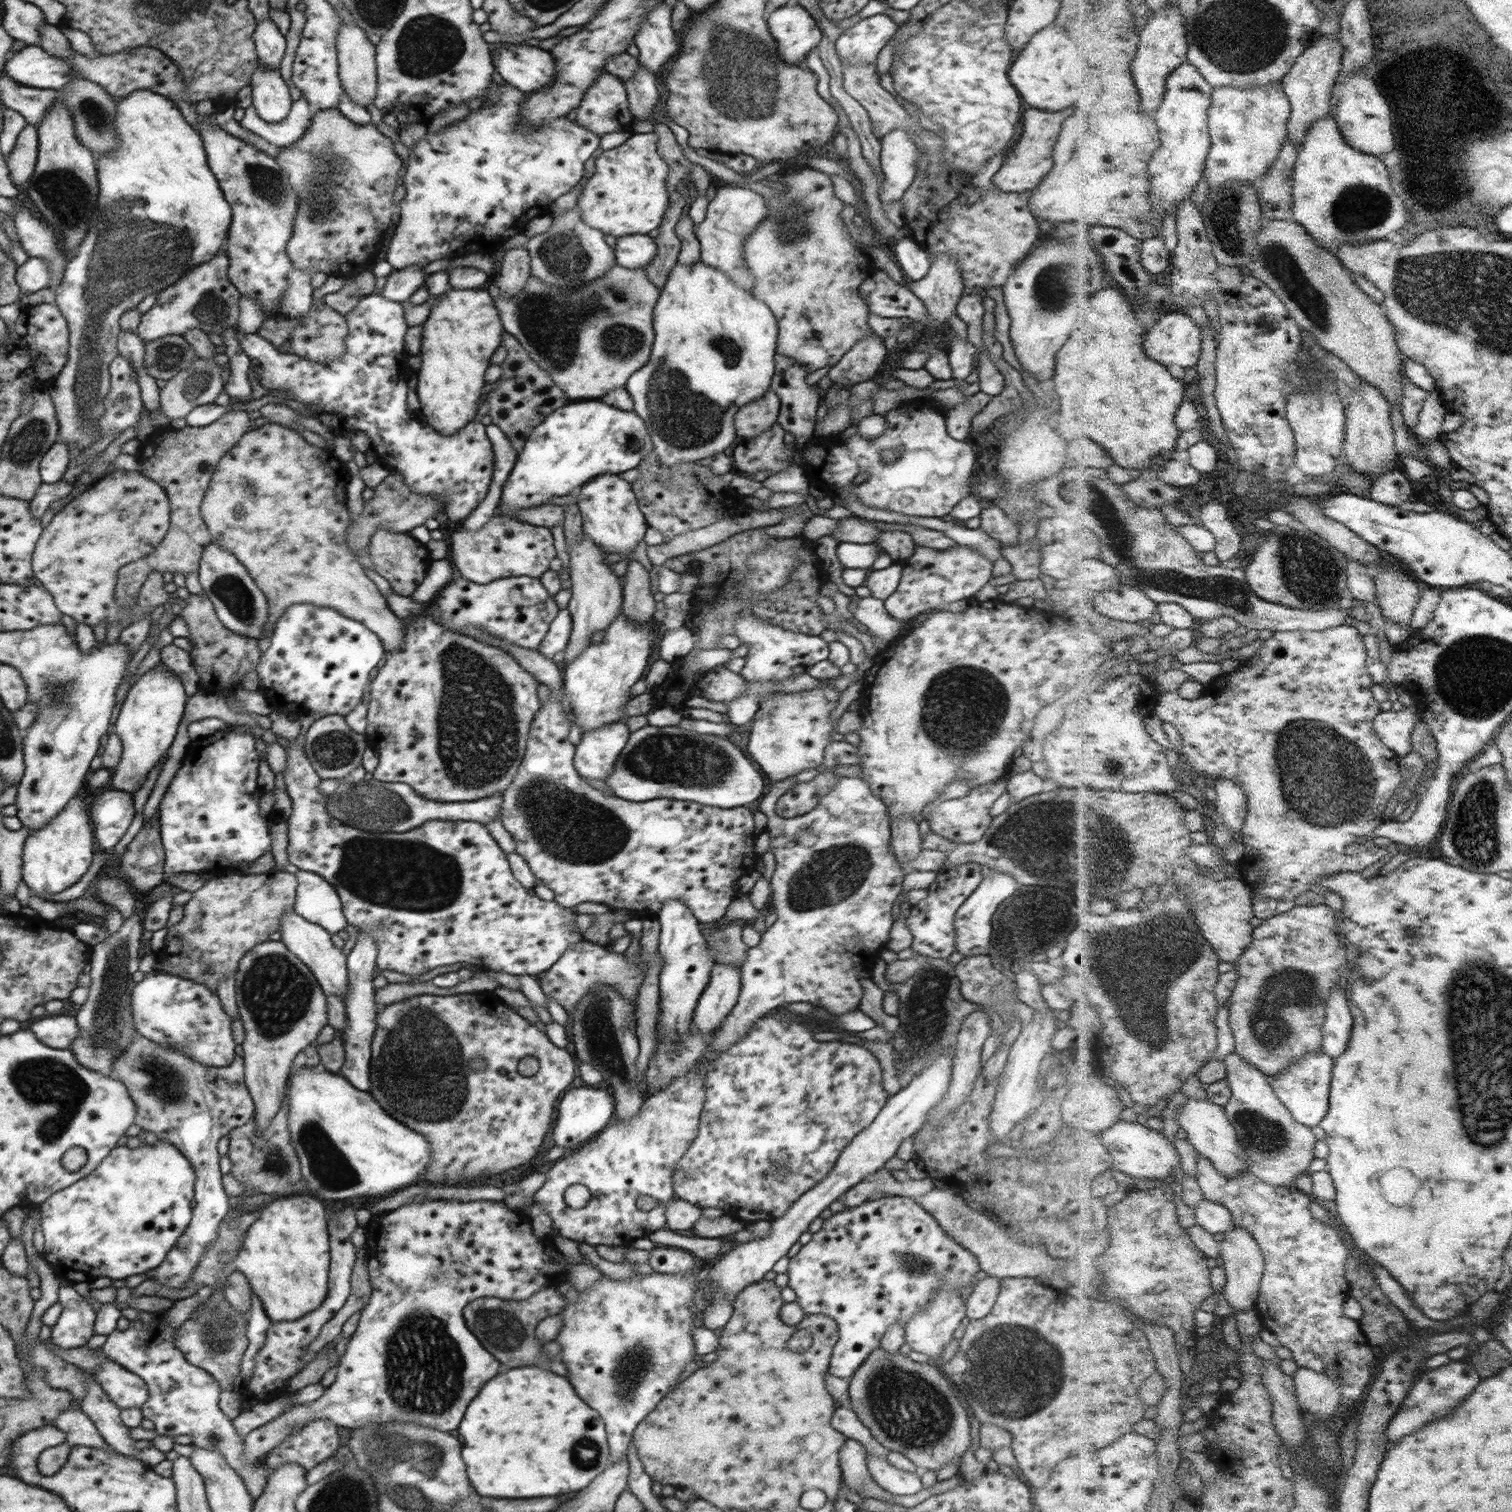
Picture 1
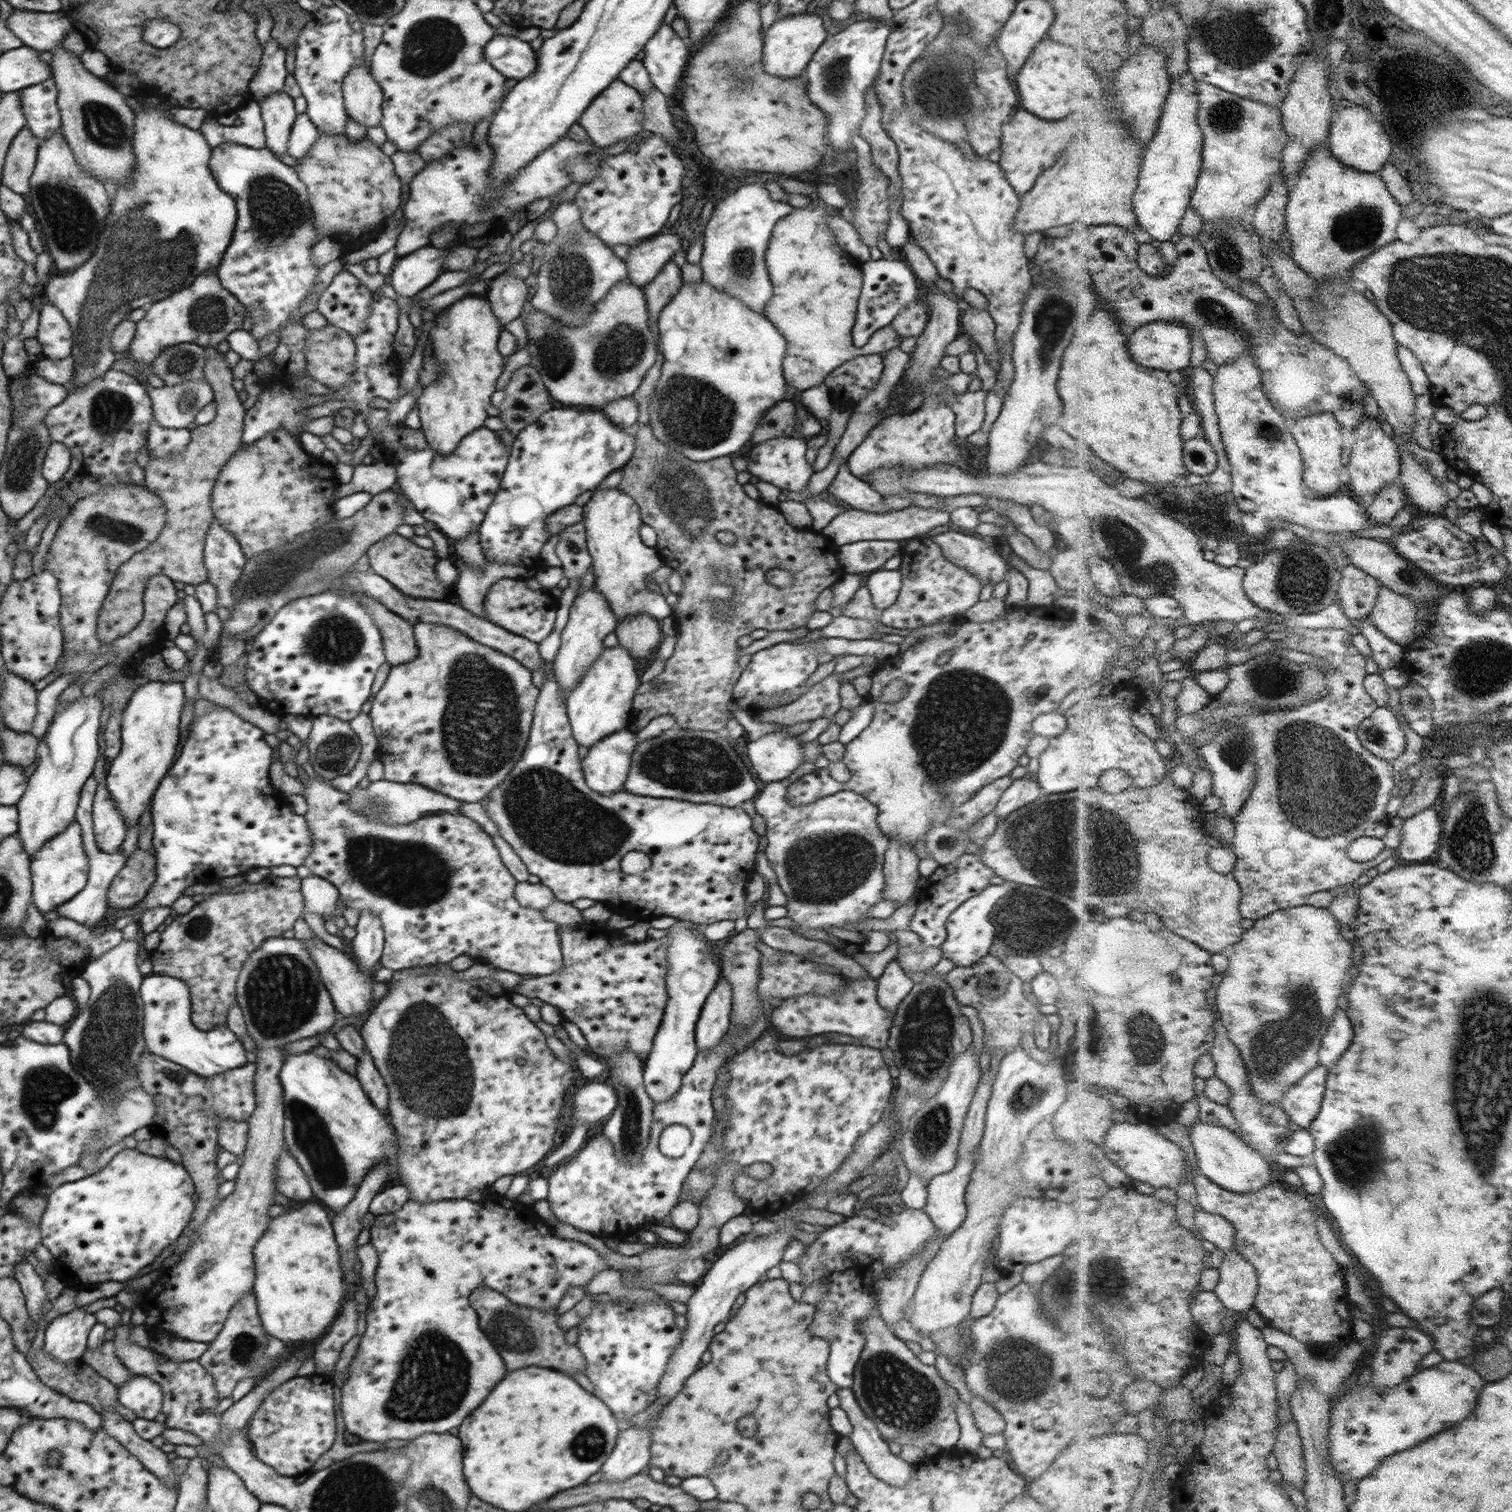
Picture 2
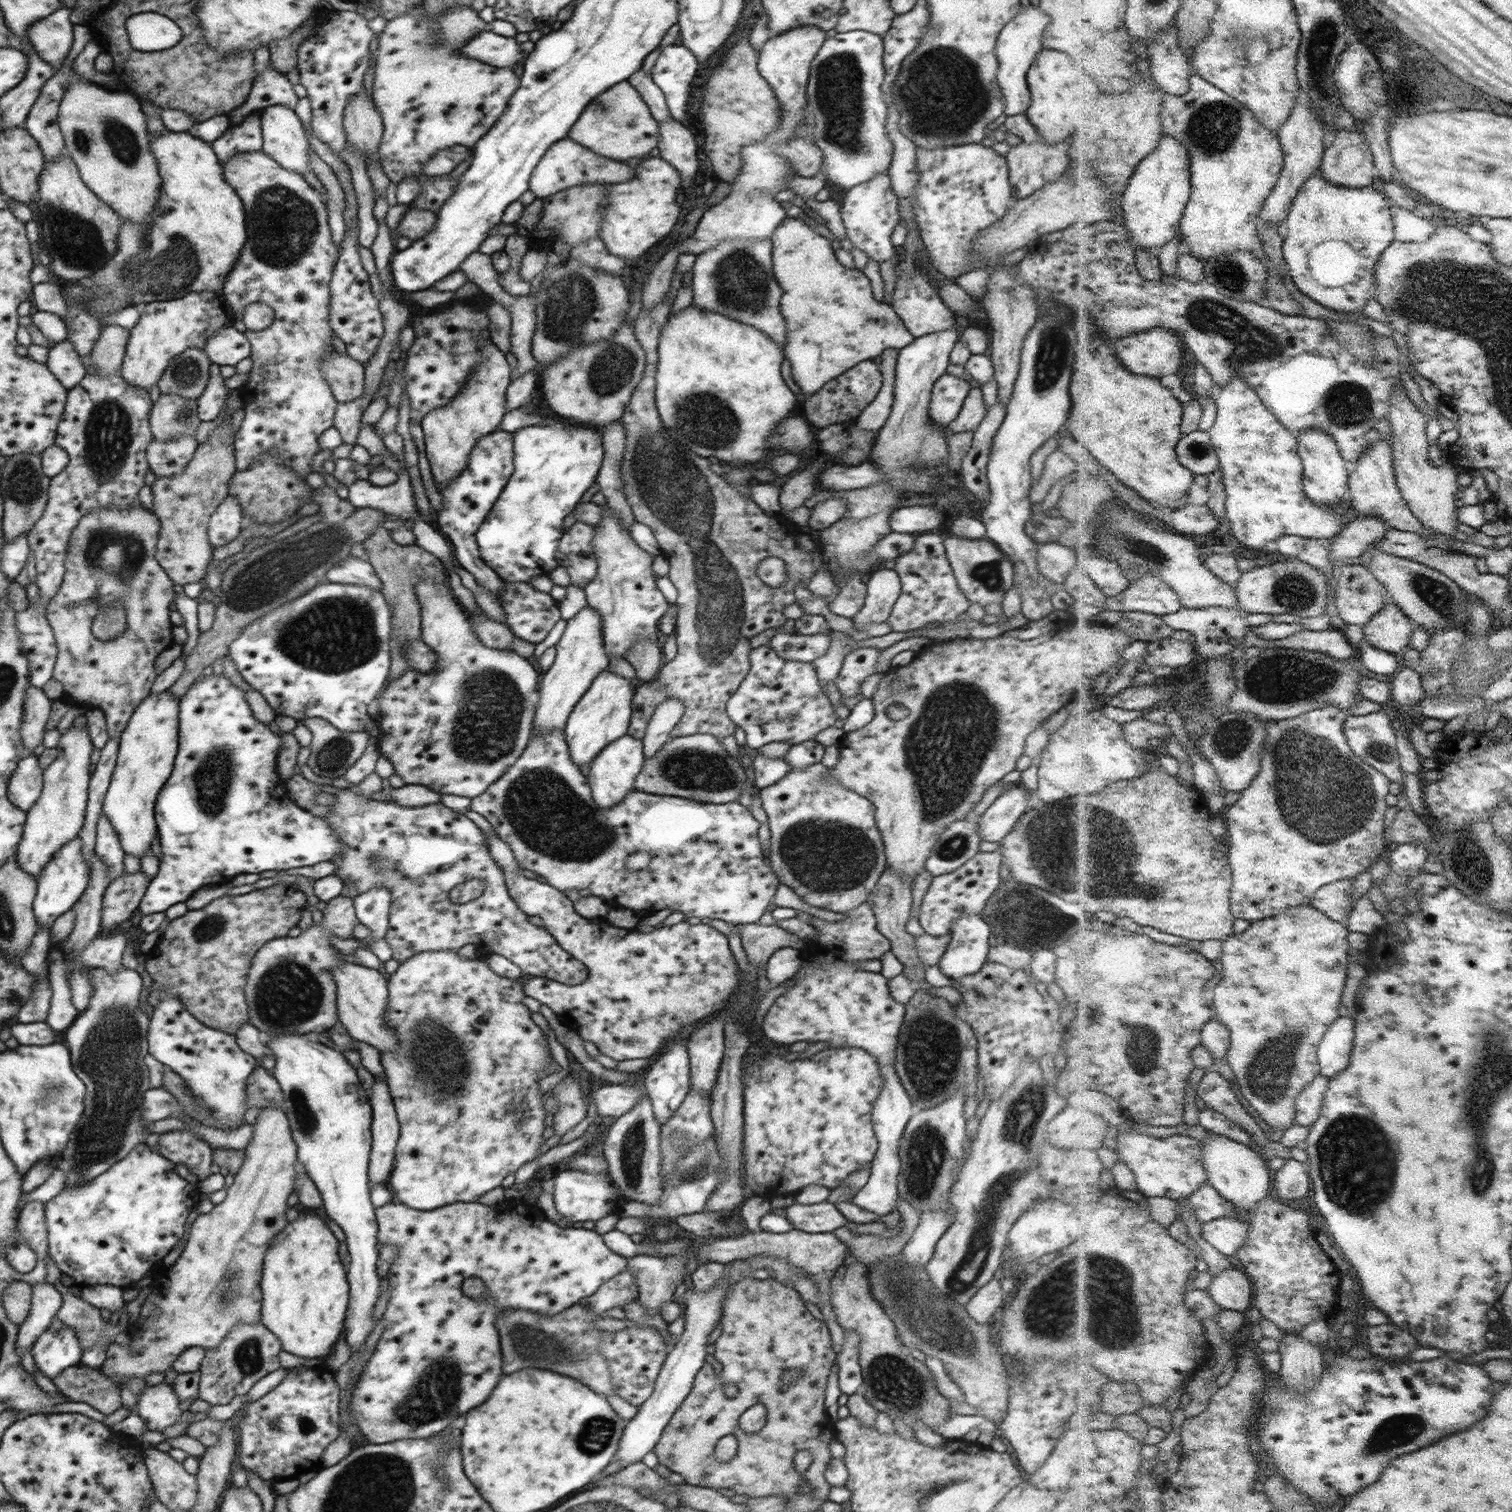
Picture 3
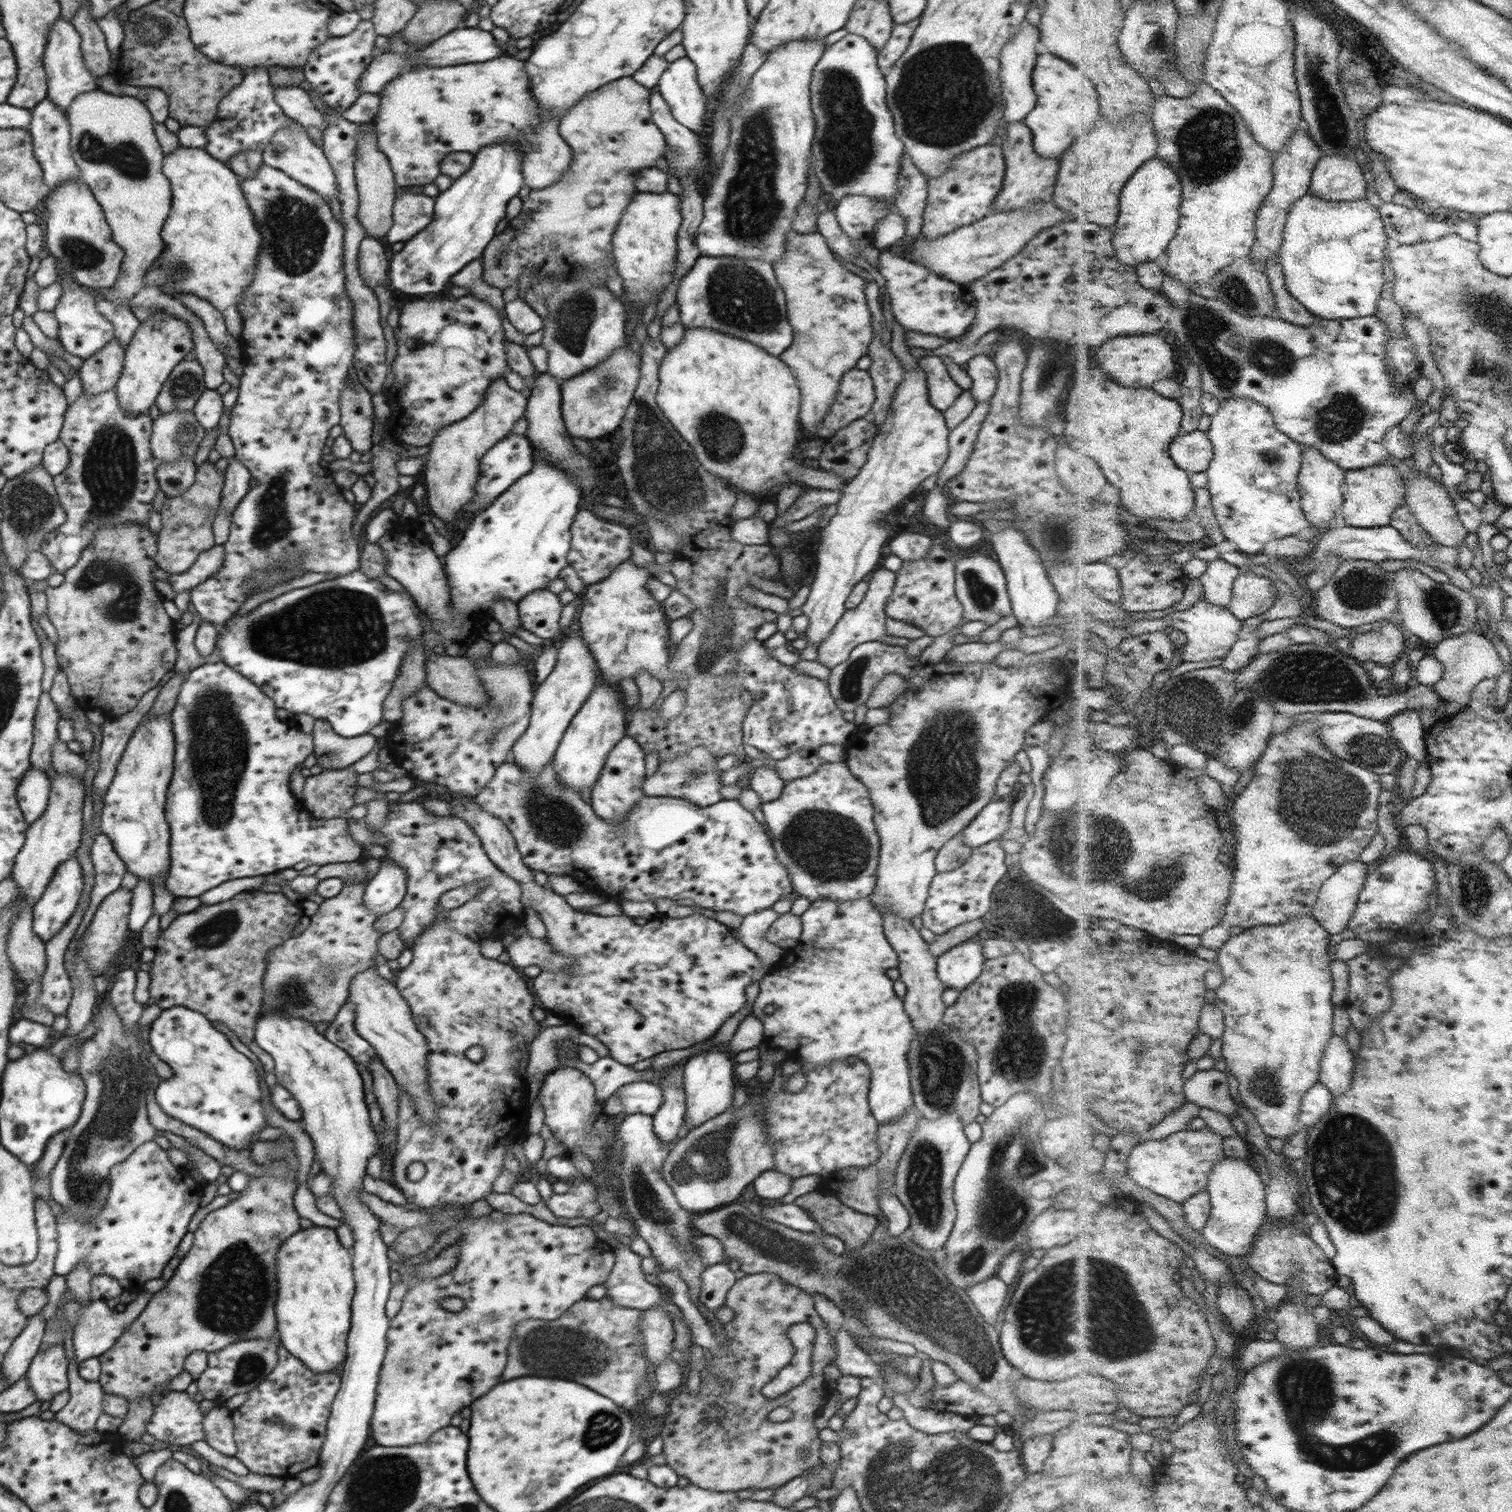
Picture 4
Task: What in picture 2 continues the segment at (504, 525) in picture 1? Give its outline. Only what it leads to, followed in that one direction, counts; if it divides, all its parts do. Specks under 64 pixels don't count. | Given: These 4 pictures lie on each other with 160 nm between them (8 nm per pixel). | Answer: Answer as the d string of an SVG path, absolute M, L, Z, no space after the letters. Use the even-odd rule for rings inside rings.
M458 557L454 561L454 565L459 570L456 596L460 599L460 605L482 620L488 620L484 613L484 598L492 585L504 578L525 579L527 577L530 579L535 576L534 572L528 572L529 568L521 564L509 565L488 560L485 564L486 566L482 566L481 569L483 571L472 571Z

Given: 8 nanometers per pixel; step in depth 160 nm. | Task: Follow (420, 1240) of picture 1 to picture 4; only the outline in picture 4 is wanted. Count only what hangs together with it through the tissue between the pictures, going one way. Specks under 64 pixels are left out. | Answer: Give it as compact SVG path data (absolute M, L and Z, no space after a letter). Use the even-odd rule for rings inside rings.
M362 1186L356 1194L381 1222L396 1230L417 1227L420 1234L429 1230L439 1234L464 1224L462 1235L455 1241L459 1244L456 1266L438 1278L414 1283L404 1295L400 1310L391 1318L387 1353L381 1366L370 1423L372 1438L383 1447L425 1443L436 1431L446 1428L456 1412L498 1384L498 1374L502 1374L506 1366L507 1348L518 1323L528 1319L556 1320L573 1304L586 1298L592 1287L605 1283L615 1265L612 1248L596 1237L588 1225L552 1225L530 1213L508 1215L501 1221L493 1221L488 1215L472 1218L466 1215L468 1207L431 1214L384 1202L366 1193ZM450 1296L464 1300L462 1311L451 1312L440 1305L442 1298Z

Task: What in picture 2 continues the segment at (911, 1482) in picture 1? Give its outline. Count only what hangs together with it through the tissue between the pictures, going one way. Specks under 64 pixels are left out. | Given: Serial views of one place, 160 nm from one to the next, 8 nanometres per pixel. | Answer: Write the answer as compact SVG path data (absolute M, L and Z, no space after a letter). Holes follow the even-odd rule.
M837 1388L835 1393L838 1395L840 1401L839 1407L846 1411L852 1424L852 1432L849 1437L851 1438L853 1447L868 1465L870 1472L878 1480L883 1480L890 1486L897 1486L898 1488L910 1486L914 1471L912 1466L898 1455L891 1453L888 1443L882 1442L881 1434L878 1432L876 1424L863 1413L861 1406L855 1399L853 1390L851 1388Z

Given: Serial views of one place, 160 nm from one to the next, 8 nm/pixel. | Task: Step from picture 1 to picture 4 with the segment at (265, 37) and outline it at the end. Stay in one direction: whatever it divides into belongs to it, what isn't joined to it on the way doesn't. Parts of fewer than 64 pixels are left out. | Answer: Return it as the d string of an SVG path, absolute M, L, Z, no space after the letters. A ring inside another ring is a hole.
M273 86L273 91L276 104L288 118L306 129L314 127L322 133L326 130L324 113L316 109L306 90L297 86Z

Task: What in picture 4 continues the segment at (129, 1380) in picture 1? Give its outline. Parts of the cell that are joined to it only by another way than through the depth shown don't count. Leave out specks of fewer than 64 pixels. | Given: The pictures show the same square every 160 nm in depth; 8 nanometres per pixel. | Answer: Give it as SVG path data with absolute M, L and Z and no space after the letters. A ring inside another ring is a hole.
M168 1391L158 1405L153 1407L150 1422L146 1425L148 1434L161 1442L186 1446L196 1440L204 1440L204 1415L186 1391Z

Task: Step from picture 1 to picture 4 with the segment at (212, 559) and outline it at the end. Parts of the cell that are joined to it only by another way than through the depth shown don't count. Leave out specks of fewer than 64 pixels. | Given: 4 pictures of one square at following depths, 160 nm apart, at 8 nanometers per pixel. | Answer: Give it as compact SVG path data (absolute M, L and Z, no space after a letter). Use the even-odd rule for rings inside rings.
M233 456L232 461L225 471L225 483L221 492L221 503L219 506L229 512L230 516L240 501L248 494L250 479L252 476L246 465Z

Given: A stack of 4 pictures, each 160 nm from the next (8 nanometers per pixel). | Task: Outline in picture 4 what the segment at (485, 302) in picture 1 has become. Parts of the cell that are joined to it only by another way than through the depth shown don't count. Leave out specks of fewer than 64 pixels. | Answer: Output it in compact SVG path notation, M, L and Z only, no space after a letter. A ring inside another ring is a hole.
M498 378L488 386L483 402L466 418L444 426L432 437L428 461L422 468L422 481L427 490L427 510L443 520L449 529L455 526L466 511L462 506L475 495L479 479L479 462L484 453L504 437L514 433L514 424L524 418L527 398L514 393L505 378Z

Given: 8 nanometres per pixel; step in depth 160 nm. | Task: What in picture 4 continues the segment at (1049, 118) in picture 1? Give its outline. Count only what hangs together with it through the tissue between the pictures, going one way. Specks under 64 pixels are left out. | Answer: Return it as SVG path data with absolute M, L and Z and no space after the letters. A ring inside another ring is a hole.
M1025 122L1008 123L1006 141L1000 146L1004 155L1005 172L1002 188L995 198L995 212L1027 207L1032 201L1050 201L1055 191L1059 159L1042 158L1034 152L1032 132Z

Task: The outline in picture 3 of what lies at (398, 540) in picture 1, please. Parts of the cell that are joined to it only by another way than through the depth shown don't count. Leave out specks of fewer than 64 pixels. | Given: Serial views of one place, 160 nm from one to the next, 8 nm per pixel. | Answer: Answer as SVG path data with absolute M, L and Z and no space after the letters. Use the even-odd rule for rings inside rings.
M378 527L370 538L366 539L362 546L367 552L367 560L373 566L378 575L381 592L392 606L392 631L390 635L391 665L389 668L388 684L399 679L404 673L409 672L411 666L406 661L404 650L410 642L421 640L421 612L418 604L418 596L414 586L427 576L428 579L436 579L440 583L448 582L448 575L444 564L431 552L420 548L420 546L402 546L391 537L391 530Z

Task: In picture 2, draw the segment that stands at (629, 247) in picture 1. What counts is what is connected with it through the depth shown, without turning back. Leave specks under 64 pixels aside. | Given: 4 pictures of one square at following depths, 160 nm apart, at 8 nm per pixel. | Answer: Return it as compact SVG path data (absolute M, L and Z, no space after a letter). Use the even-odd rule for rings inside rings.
M674 232L659 234L640 244L630 245L630 252L625 259L629 279L644 288L677 251L680 251L682 236Z

